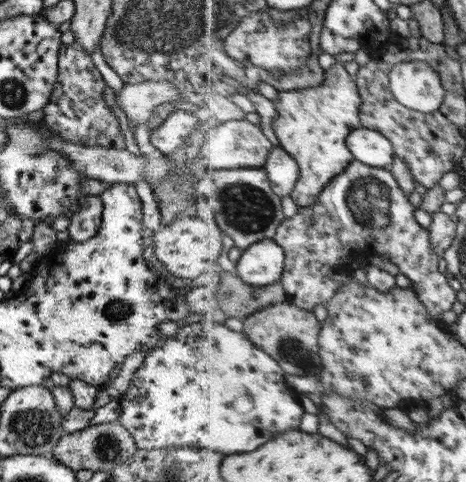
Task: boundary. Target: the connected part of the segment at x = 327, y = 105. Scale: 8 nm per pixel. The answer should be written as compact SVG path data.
M338 60L332 68L326 71L326 82L322 86L297 91L282 91L275 103L279 115L273 128L277 132L280 144L294 155L301 166L301 177L293 190L292 198L299 207L313 207L320 200L325 188L356 159L349 147L349 136L353 130L363 127L361 110L365 100L361 88L357 84L357 80L354 80L352 74L346 70L344 63Z

